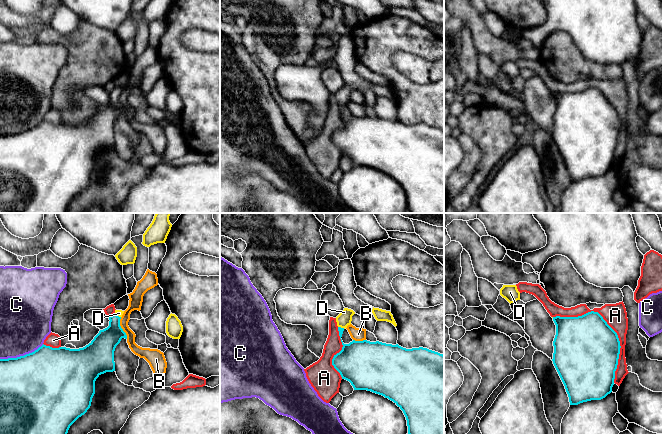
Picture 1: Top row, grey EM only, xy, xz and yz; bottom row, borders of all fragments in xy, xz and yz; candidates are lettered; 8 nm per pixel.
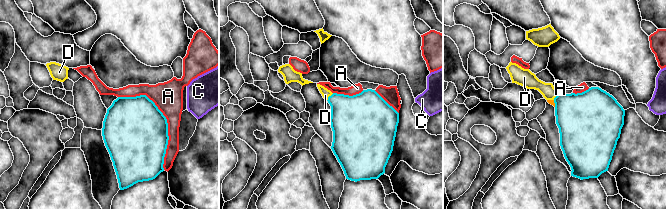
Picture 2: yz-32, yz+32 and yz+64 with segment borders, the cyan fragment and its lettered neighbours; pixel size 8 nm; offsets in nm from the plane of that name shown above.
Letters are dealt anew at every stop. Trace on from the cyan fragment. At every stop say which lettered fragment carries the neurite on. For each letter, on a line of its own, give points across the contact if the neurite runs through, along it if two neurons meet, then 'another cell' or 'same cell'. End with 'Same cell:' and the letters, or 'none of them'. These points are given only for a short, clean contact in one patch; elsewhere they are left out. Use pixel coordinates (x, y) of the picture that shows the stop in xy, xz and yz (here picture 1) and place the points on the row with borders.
A: another cell
B: another cell
C: another cell
D: same cell
Same cell: D

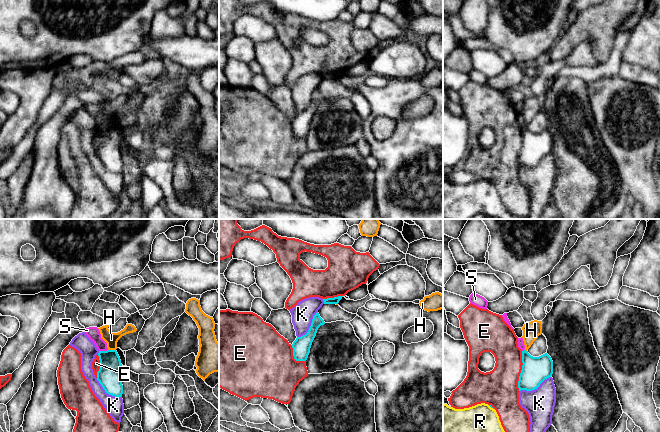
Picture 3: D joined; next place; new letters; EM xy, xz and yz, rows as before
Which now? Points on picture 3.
E: another cell
H: another cell
K: another cell
R: another cell
S: border xy (107, 349), (99, 351); another cell
Same cell: none of them

